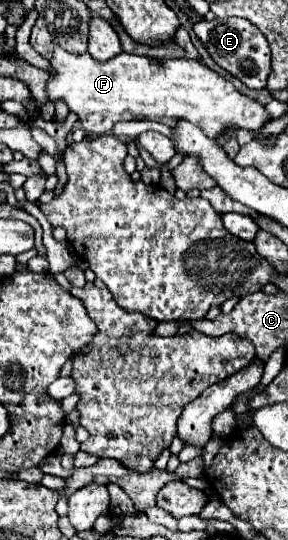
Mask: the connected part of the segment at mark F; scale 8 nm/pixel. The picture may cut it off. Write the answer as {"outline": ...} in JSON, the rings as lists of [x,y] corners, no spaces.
{"outline":[[[55,47],[51,53],[51,59],[49,59],[49,67],[51,67],[47,71],[49,79],[47,79],[47,87],[45,87],[47,99],[51,103],[63,101],[69,107],[69,111],[79,115],[81,127],[91,135],[109,133],[117,121],[151,120],[173,127],[177,119],[185,119],[185,121],[191,121],[193,125],[197,125],[205,135],[211,135],[211,137],[217,137],[227,127],[235,125],[239,129],[253,131],[255,137],[261,139],[265,135],[261,135],[259,129],[263,127],[265,121],[271,119],[263,105],[241,95],[233,87],[233,83],[225,81],[221,75],[207,69],[205,65],[199,65],[199,61],[195,61],[195,59],[163,59],[161,61],[161,59],[139,57],[139,55],[121,51],[119,55],[115,55],[109,61],[97,61],[89,53],[73,55],[73,53],[63,51],[61,47]]]}

